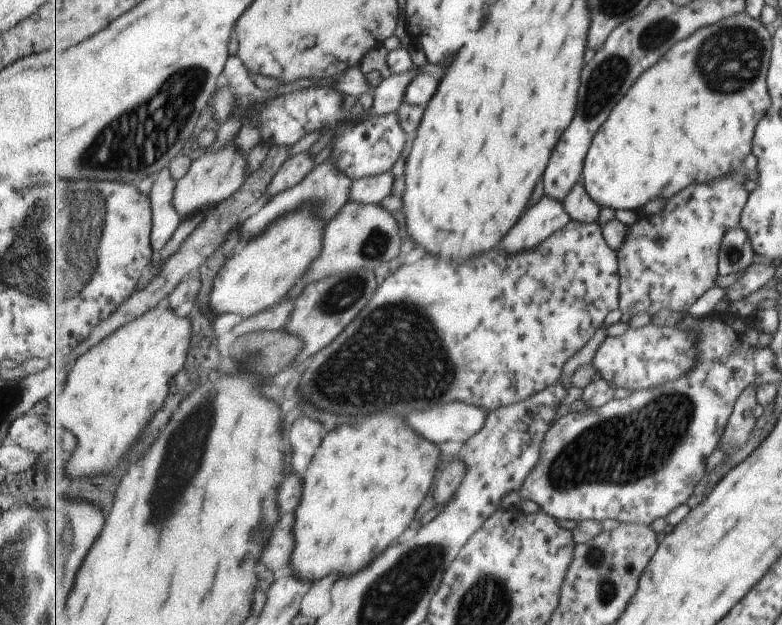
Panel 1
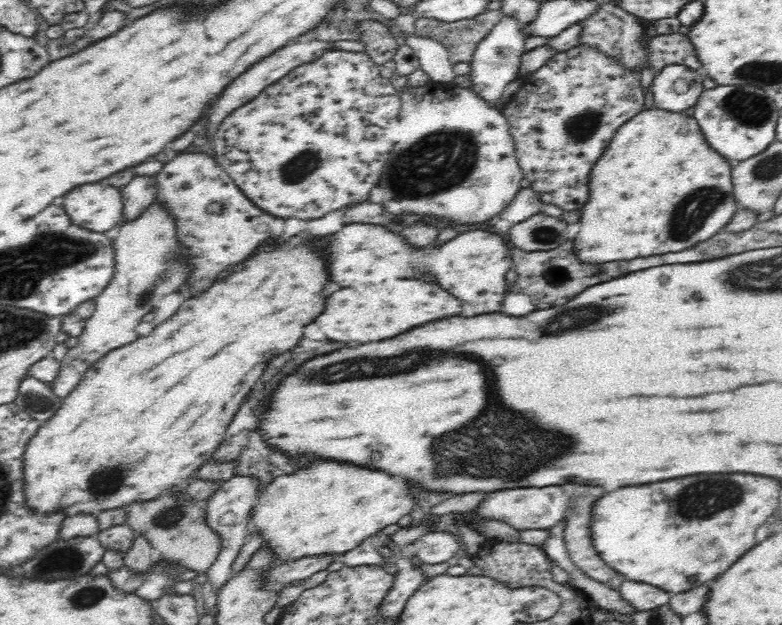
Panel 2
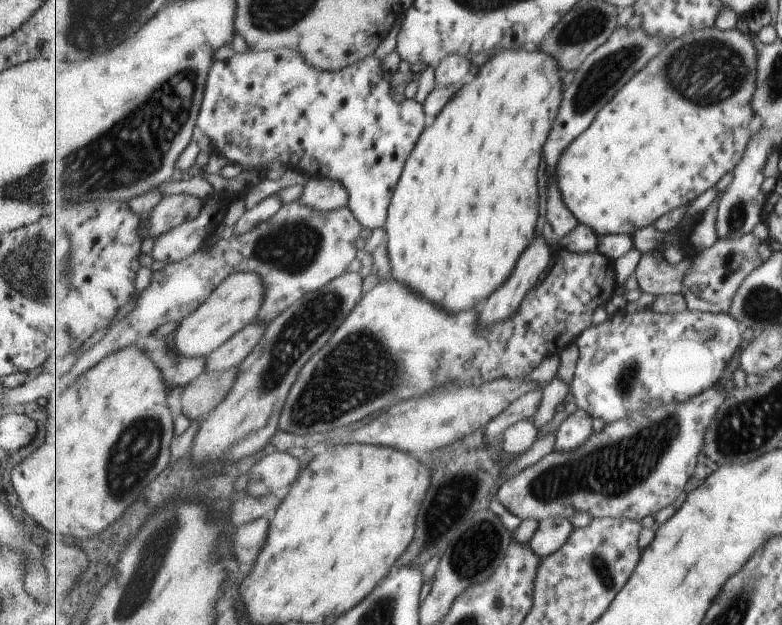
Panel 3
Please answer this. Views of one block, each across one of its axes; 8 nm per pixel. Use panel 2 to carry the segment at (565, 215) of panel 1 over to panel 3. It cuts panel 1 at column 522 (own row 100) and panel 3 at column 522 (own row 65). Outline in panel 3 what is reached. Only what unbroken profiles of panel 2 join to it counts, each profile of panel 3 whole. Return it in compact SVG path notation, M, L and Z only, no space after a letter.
M543 238L535 240L529 250L525 250L515 276L505 282L505 288L501 288L489 302L485 302L481 310L481 326L489 328L497 322L505 322L517 314L521 308L527 292L535 288L539 282L539 276L547 270L551 262L551 247Z

